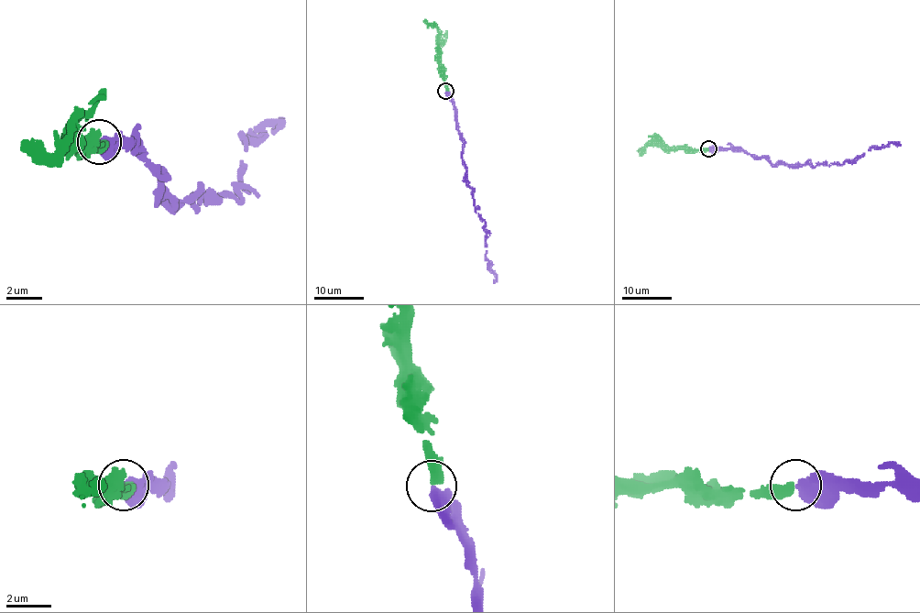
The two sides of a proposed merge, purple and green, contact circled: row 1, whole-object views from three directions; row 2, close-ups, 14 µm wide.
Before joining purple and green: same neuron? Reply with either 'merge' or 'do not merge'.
merge

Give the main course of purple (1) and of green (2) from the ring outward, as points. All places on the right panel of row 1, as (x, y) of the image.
1: (708, 147), (736, 147), (767, 158), (773, 164), (815, 167), (857, 160), (871, 147), (901, 146)
2: (708, 147), (665, 147), (649, 143), (641, 152), (640, 147)

